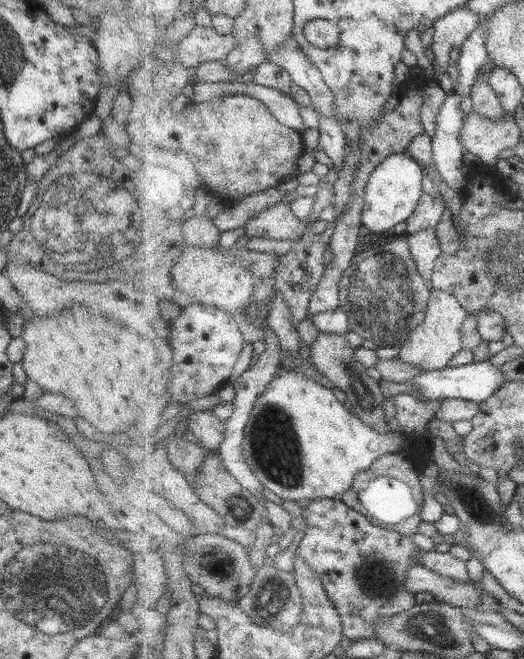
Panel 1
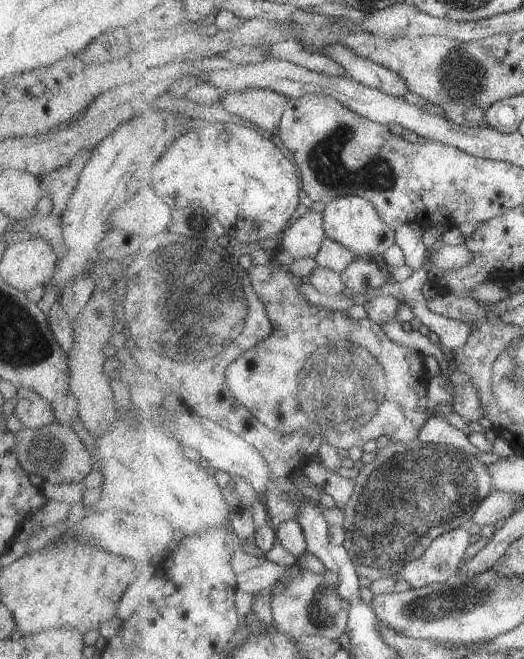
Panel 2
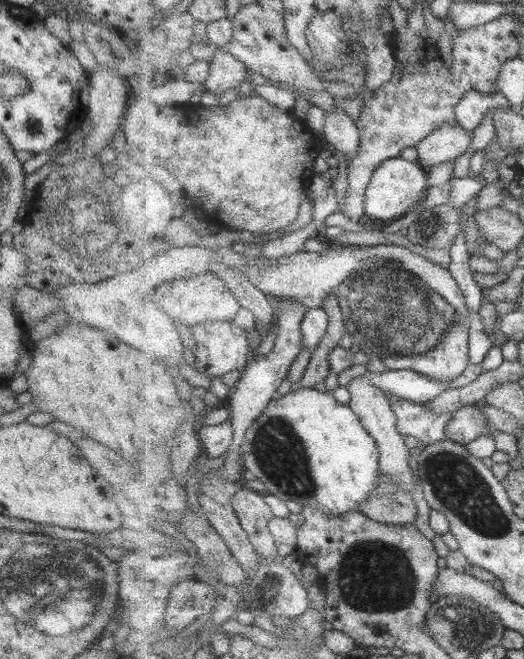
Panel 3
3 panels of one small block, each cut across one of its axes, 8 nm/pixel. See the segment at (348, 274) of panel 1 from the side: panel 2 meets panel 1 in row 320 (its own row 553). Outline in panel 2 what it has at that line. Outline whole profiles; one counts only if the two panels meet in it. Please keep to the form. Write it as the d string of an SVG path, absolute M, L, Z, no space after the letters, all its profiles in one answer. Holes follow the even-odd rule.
M418 439L410 445L392 441L386 448L378 449L376 459L359 471L353 497L343 509L346 528L343 546L351 552L359 574L370 580L391 578L413 560L419 560L437 538L467 525L482 501L493 491L490 466L479 458L455 446L423 444Z

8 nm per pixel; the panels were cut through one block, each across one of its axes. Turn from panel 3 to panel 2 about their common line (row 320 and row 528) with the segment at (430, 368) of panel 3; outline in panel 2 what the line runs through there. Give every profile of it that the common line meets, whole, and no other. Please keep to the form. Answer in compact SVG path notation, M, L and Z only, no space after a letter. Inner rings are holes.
M465 527L443 534L423 557L413 560L400 574L413 589L449 581L460 573L466 560L465 552L471 546L471 536Z

